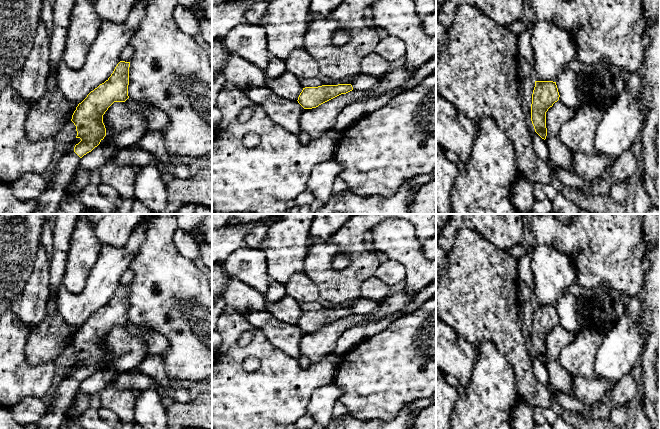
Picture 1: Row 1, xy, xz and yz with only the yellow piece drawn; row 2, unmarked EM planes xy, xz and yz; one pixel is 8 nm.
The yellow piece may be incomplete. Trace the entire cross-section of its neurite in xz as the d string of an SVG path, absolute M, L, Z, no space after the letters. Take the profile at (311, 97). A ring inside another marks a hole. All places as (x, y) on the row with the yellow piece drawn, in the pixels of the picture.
M351 84L305 87L300 93L297 101L304 109L312 109L352 90L353 87Z

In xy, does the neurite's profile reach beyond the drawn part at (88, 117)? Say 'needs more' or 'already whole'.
needs more

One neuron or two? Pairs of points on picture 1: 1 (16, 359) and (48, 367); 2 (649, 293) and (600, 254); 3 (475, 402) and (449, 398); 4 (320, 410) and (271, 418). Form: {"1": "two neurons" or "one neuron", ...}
{"1": "one neuron", "2": "two neurons", "3": "two neurons", "4": "two neurons"}

